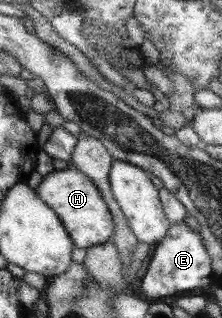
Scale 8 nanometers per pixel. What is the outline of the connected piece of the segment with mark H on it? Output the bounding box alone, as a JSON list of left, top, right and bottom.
[36,167,115,249]

